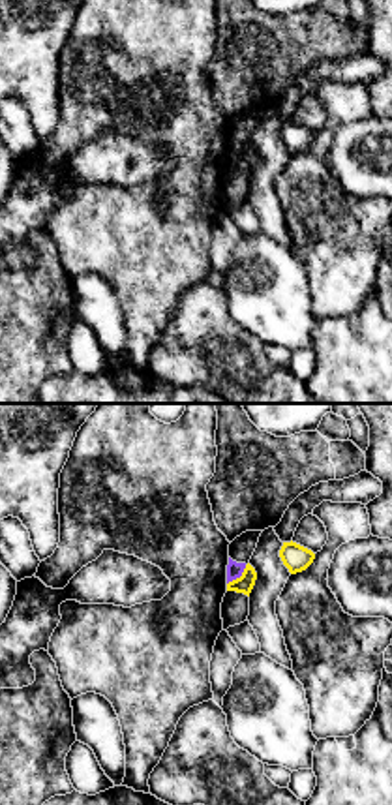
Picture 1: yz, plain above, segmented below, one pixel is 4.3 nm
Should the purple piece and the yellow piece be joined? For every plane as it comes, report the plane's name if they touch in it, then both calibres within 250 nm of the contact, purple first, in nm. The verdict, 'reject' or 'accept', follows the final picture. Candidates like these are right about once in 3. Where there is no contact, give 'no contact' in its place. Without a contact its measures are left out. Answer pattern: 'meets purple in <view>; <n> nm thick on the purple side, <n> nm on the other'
meets purple in yz; 70 nm thick on the purple side, 80 nm on the other

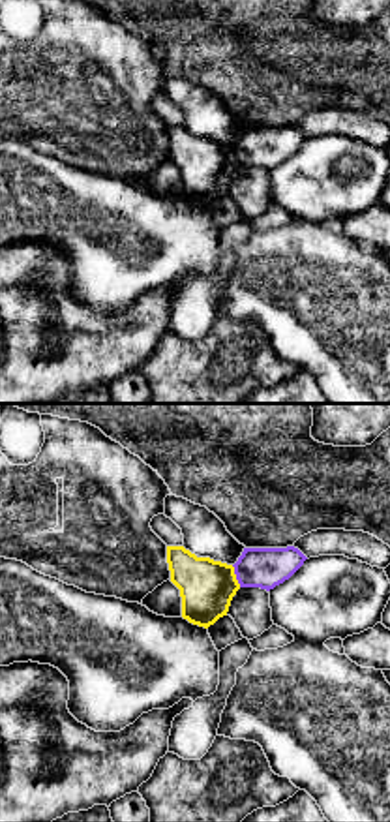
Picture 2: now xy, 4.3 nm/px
meets purple in xy; 180 nm thick on the purple side, 240 nm on the other

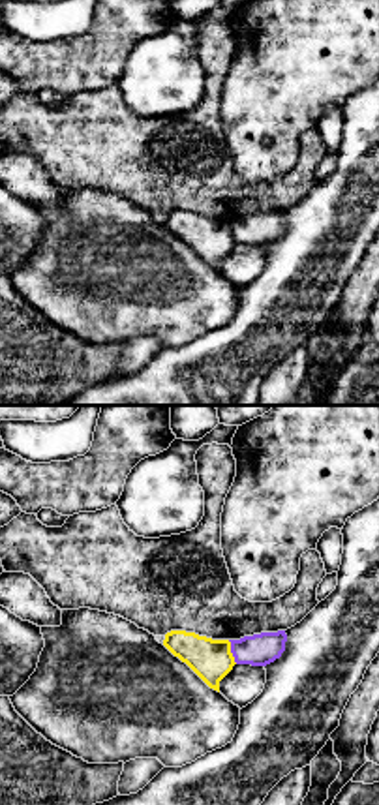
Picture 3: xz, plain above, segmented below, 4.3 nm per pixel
meets purple in xz; 140 nm thick on the purple side, 180 nm on the other

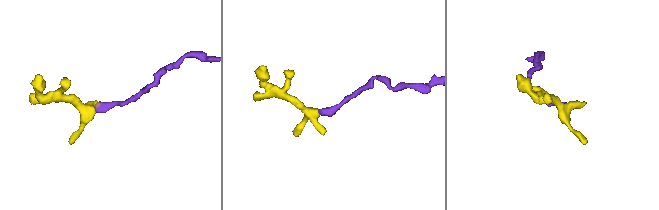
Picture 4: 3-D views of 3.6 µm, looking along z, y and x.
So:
reject

